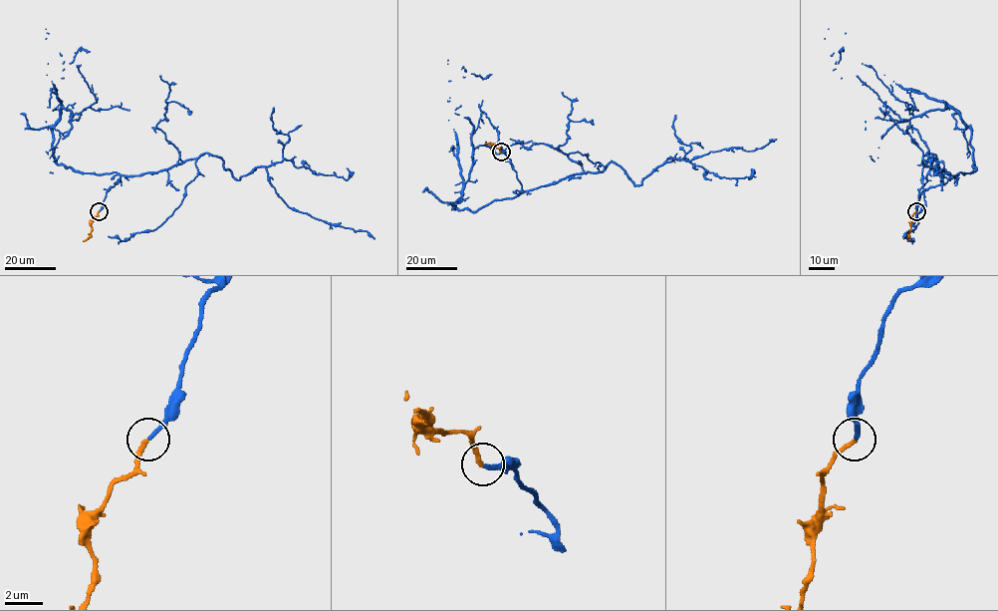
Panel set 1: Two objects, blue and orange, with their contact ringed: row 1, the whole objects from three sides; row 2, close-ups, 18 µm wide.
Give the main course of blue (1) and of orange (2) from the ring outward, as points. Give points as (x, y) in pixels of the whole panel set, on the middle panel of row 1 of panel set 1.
1: (501, 152), (522, 191), (474, 211), (454, 207), (473, 150), (492, 148), (498, 136), (466, 72), (447, 64)
2: (501, 152), (498, 148), (485, 144)

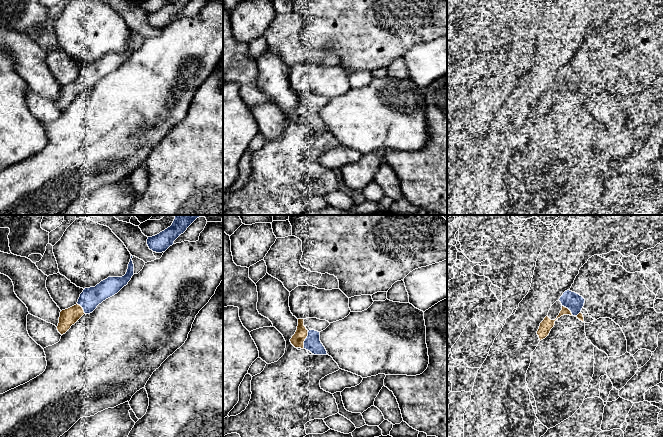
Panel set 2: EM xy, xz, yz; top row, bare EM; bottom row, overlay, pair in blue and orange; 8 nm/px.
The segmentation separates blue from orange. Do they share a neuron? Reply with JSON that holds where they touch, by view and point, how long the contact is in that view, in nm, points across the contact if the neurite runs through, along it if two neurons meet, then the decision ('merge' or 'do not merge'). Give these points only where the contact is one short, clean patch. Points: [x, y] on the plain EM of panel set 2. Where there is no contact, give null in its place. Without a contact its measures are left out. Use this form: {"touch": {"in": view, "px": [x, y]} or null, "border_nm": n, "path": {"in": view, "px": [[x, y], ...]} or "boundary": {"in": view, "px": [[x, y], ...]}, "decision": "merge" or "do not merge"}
{"touch": {"in": "xz", "px": [305, 116]}, "border_nm": 150, "decision": "merge"}

